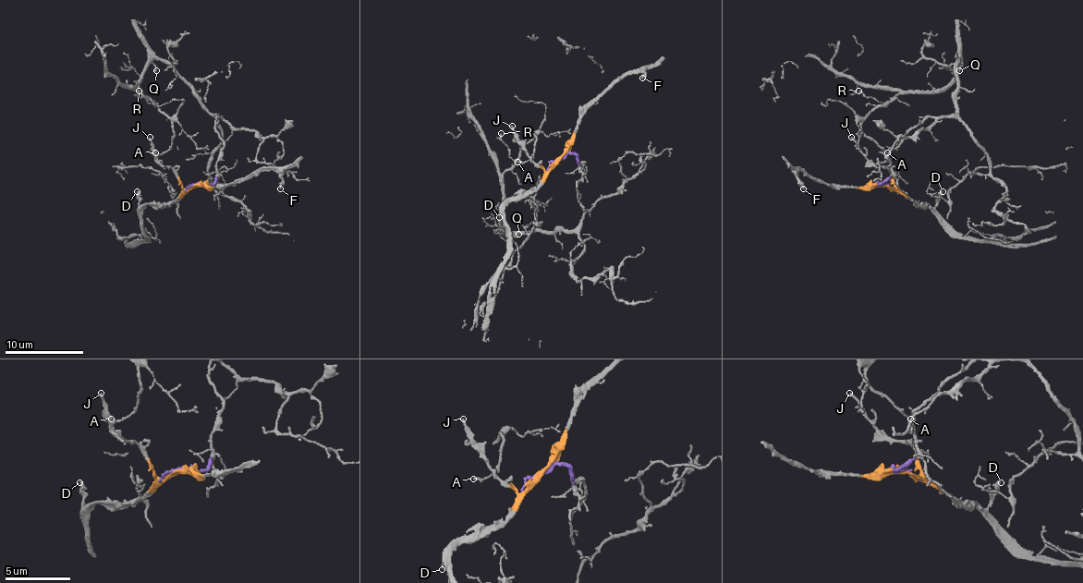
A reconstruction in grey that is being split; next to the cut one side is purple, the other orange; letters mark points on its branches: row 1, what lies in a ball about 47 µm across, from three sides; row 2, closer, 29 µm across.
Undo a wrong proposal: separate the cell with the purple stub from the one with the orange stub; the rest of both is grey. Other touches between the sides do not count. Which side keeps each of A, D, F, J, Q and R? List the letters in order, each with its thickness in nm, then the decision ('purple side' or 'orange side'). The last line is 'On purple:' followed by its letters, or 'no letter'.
A: 170 nm thick; purple side
D: 300 nm thick; orange side
F: 260 nm thick; orange side
J: 170 nm thick; orange side
Q: 120 nm thick; purple side
R: 180 nm thick; purple side
On purple: A, Q, R

